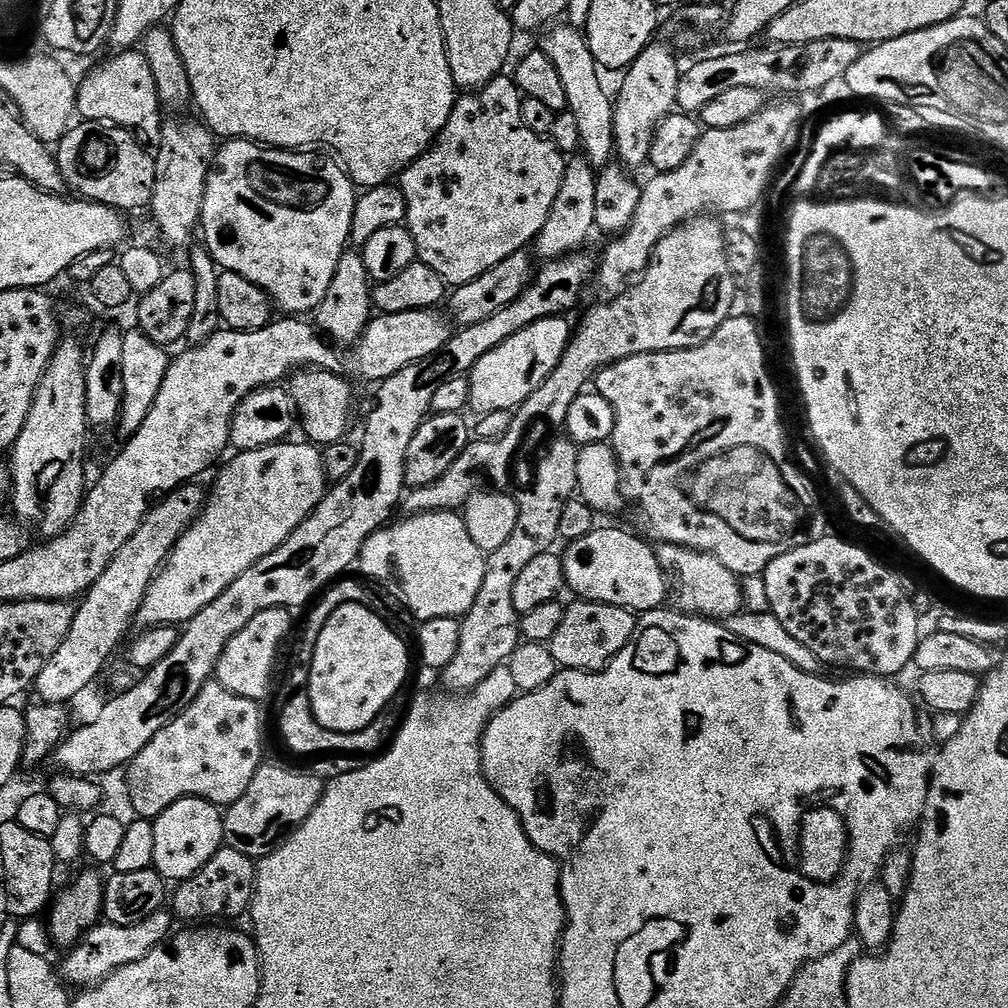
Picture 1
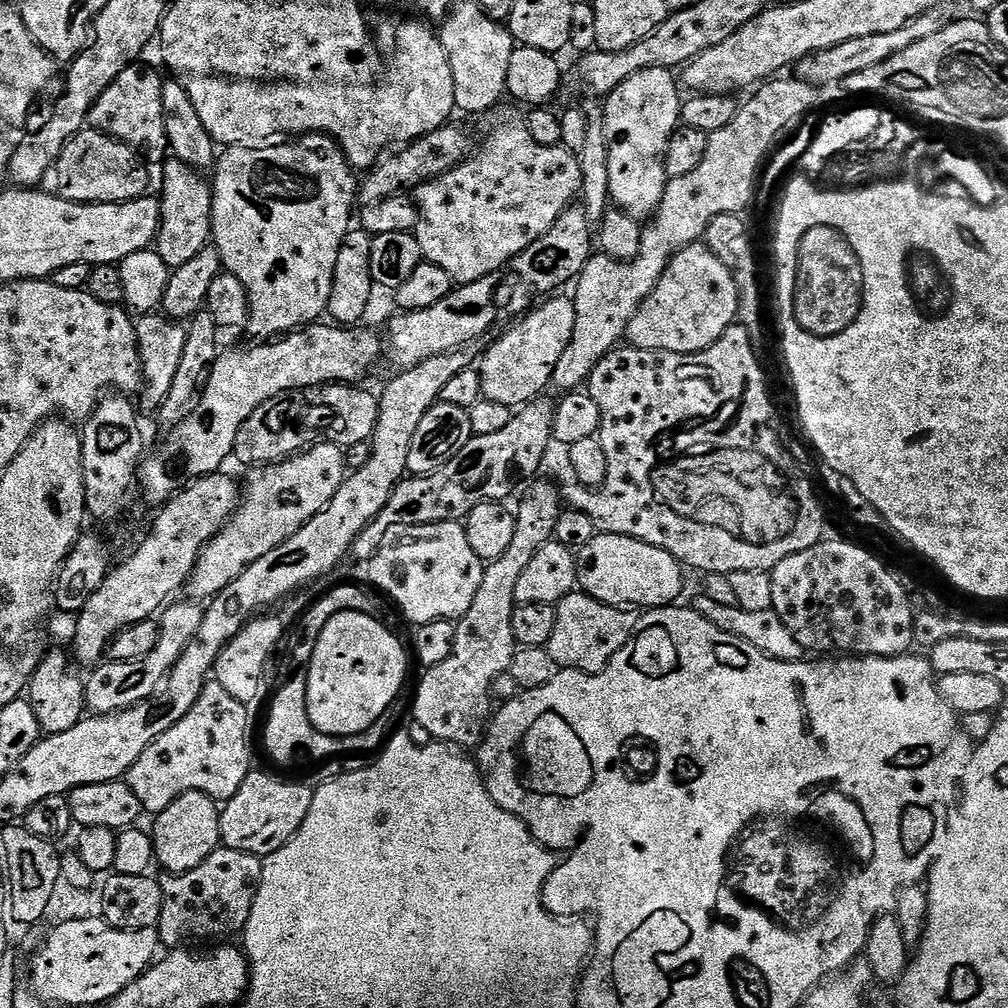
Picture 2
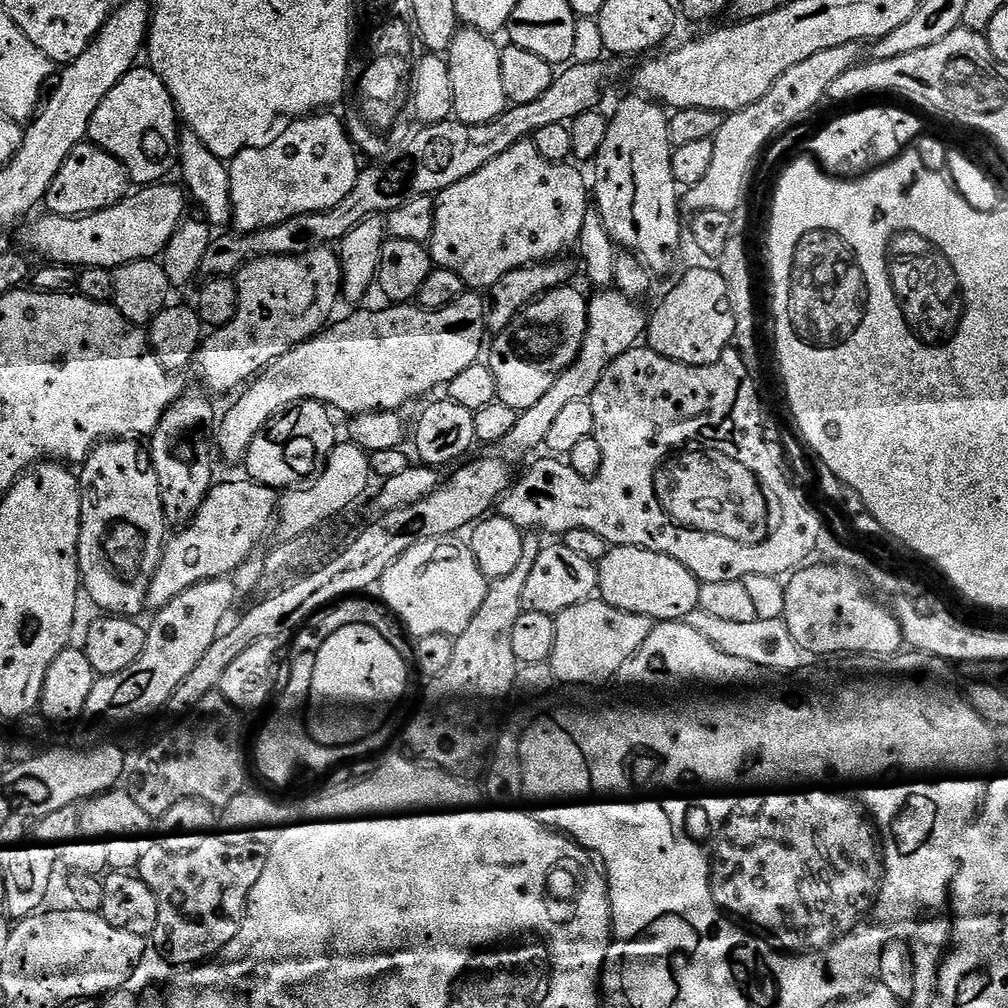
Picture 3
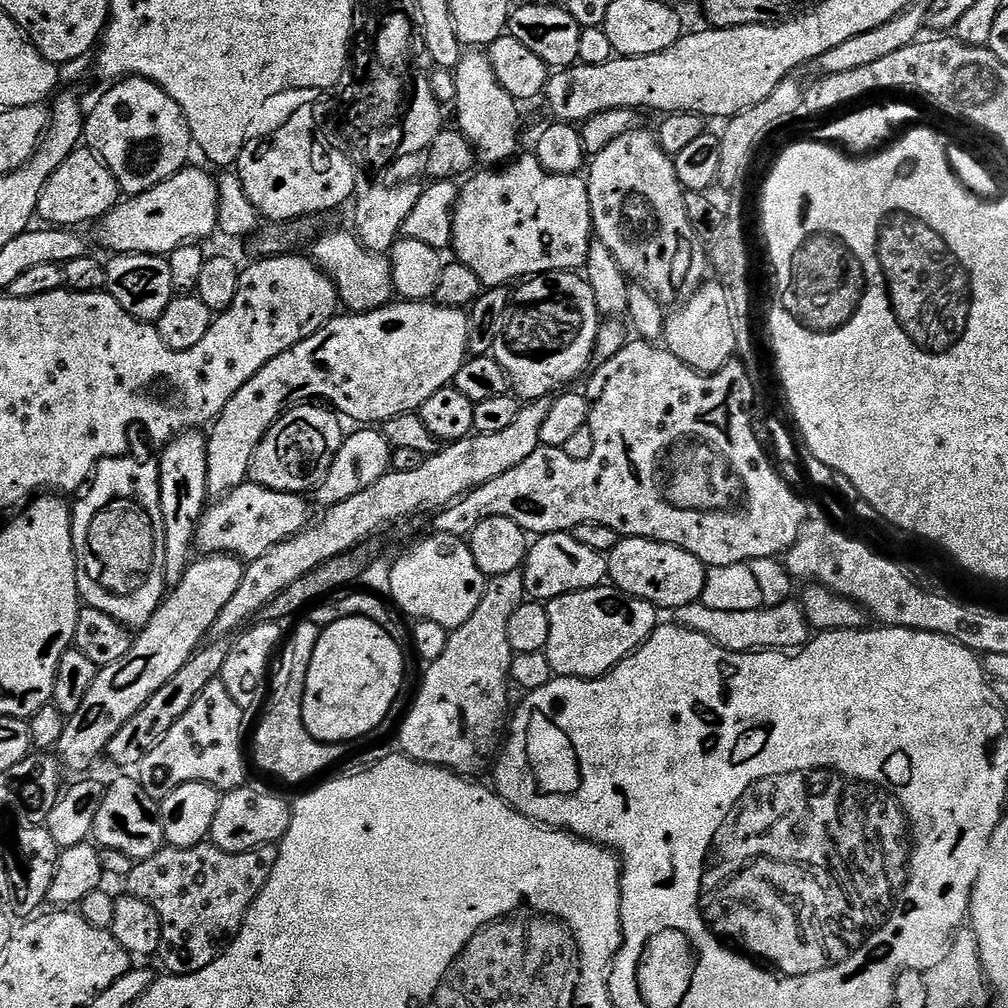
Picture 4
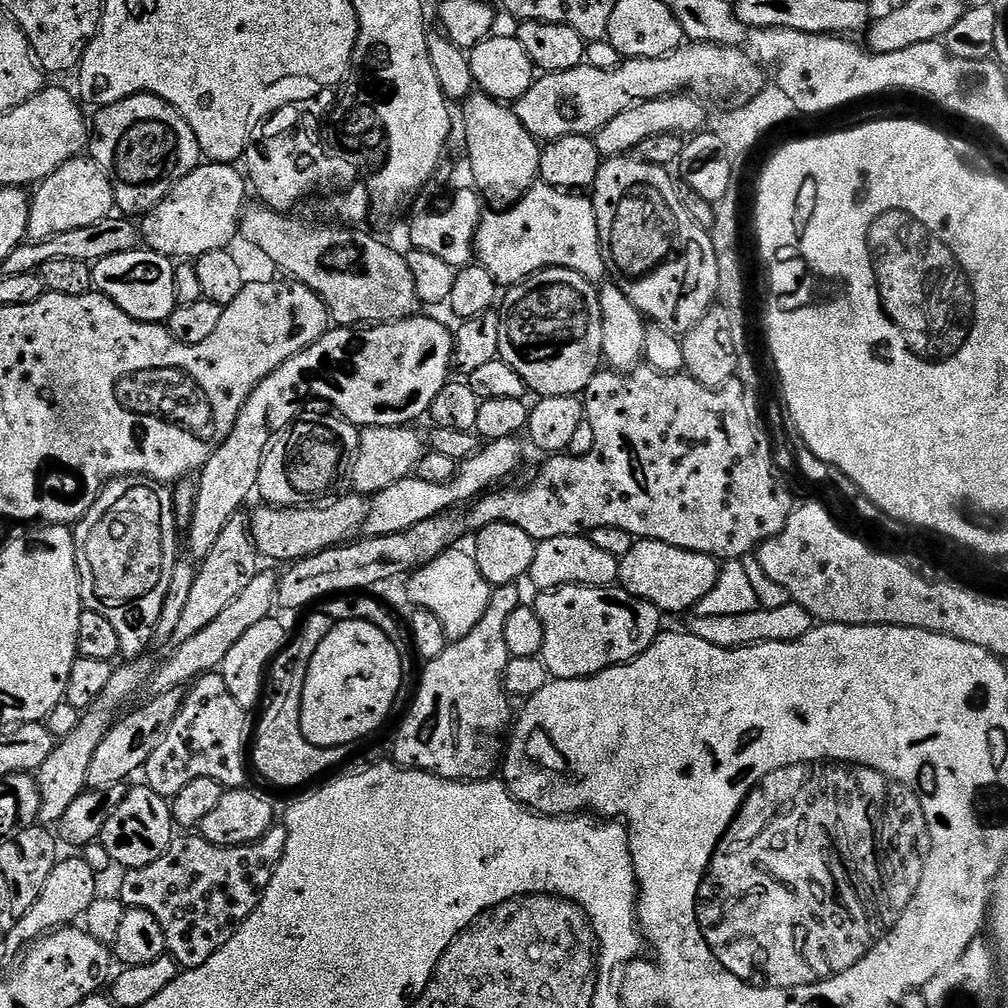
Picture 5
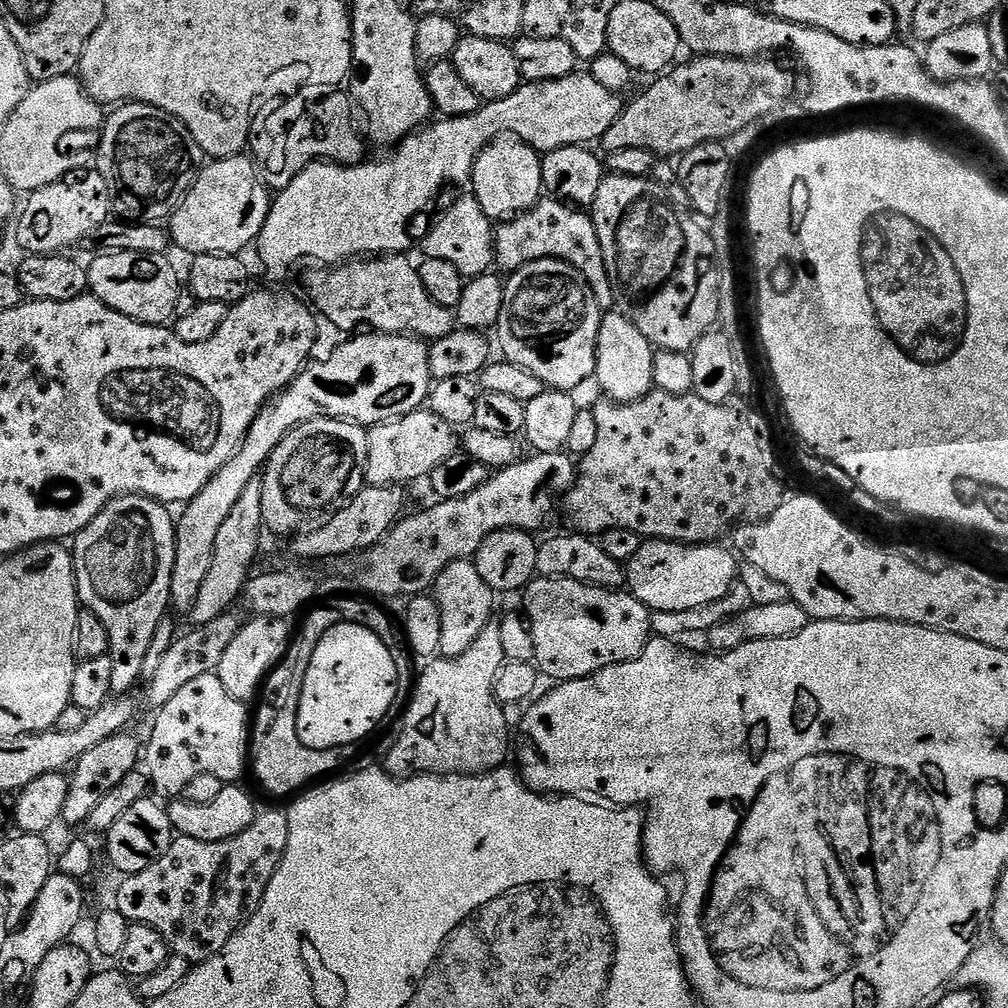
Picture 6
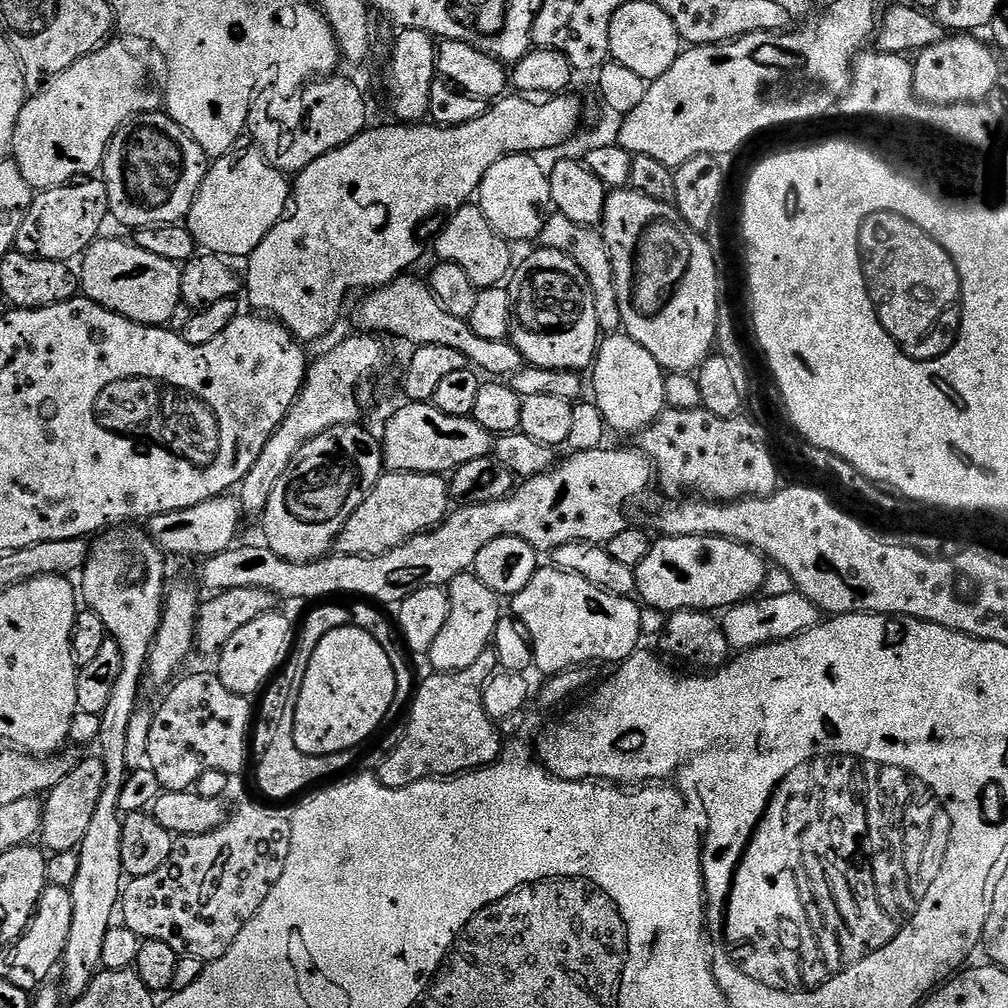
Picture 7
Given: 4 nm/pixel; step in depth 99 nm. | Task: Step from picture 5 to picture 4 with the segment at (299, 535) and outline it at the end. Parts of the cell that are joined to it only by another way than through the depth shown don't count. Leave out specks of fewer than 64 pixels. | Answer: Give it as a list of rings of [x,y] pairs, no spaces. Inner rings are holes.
[[[251,482],[239,484],[205,511],[196,531],[195,547],[204,554],[238,556],[245,562],[262,558],[262,554],[308,527],[313,516],[304,500],[307,499],[295,492],[270,490]]]

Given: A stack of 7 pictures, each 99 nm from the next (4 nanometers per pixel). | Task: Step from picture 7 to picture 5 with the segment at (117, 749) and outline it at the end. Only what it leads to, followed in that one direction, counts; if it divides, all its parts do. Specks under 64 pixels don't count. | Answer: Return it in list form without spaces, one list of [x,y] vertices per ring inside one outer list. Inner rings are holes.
[[[118,476],[100,489],[94,506],[75,525],[76,561],[80,575],[80,599],[85,609],[102,614],[114,625],[118,634],[120,656],[125,661],[138,660],[147,648],[153,647],[154,630],[166,590],[170,590],[170,574],[178,559],[176,553],[176,515],[172,512],[172,488],[152,480],[149,476]]]

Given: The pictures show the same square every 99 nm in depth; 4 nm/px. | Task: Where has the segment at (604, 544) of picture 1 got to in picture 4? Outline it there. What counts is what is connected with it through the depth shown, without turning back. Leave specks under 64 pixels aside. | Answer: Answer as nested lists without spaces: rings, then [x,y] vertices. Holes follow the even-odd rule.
[[[630,536],[619,540],[614,546],[614,550],[607,553],[607,558],[608,580],[614,587],[619,592],[625,592],[628,596],[656,605],[657,609],[681,608],[687,604],[695,604],[701,599],[703,586],[707,580],[706,565],[697,556],[682,550],[678,546],[670,546],[657,540],[647,540],[641,536]]]

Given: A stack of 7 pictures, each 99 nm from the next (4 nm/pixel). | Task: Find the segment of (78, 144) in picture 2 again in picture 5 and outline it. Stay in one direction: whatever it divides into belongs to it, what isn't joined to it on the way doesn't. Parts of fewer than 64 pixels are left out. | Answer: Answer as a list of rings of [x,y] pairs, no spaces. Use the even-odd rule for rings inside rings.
[[[73,158],[67,160],[54,174],[50,174],[46,179],[35,185],[30,196],[28,205],[28,234],[27,239],[35,242],[37,240],[49,240],[52,236],[66,234],[66,230],[78,230],[81,226],[94,226],[94,222],[102,222],[113,215],[116,208],[116,195],[112,189],[110,178],[91,158]]]

